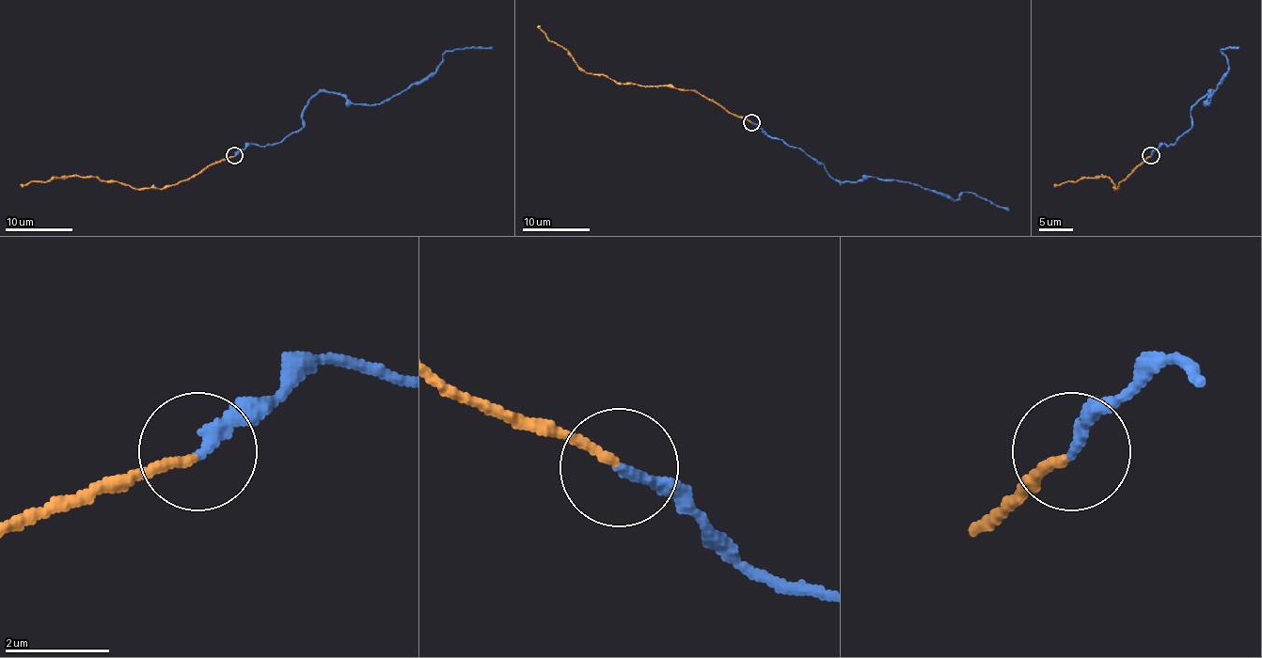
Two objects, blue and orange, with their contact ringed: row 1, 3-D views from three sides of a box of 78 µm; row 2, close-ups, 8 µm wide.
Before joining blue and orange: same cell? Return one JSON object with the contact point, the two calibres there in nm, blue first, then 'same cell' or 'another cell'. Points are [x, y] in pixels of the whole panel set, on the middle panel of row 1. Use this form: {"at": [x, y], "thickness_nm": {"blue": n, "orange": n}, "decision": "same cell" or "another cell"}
{"at": [751, 122], "thickness_nm": {"blue": 240, "orange": 160}, "decision": "another cell"}

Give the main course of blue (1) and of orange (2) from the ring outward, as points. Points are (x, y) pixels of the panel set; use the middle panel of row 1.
1: (751, 122), (821, 163), (834, 180), (892, 180), (952, 200), (964, 192), (1009, 210)
2: (751, 122), (728, 114), (692, 89), (616, 83), (602, 74), (585, 72), (538, 25)

